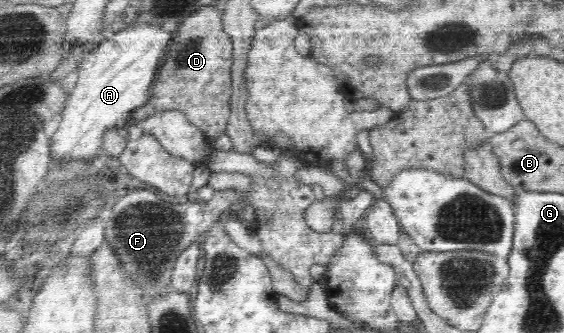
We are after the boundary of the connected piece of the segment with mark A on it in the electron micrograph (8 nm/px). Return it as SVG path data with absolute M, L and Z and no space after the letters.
M131 24L129 28L105 38L93 47L93 52L84 55L78 64L75 88L61 111L63 118L49 140L53 158L51 166L62 161L95 158L101 144L93 142L103 140L105 132L117 128L121 122L128 124L131 121L131 112L149 101L156 71L174 36L174 33L153 24Z

